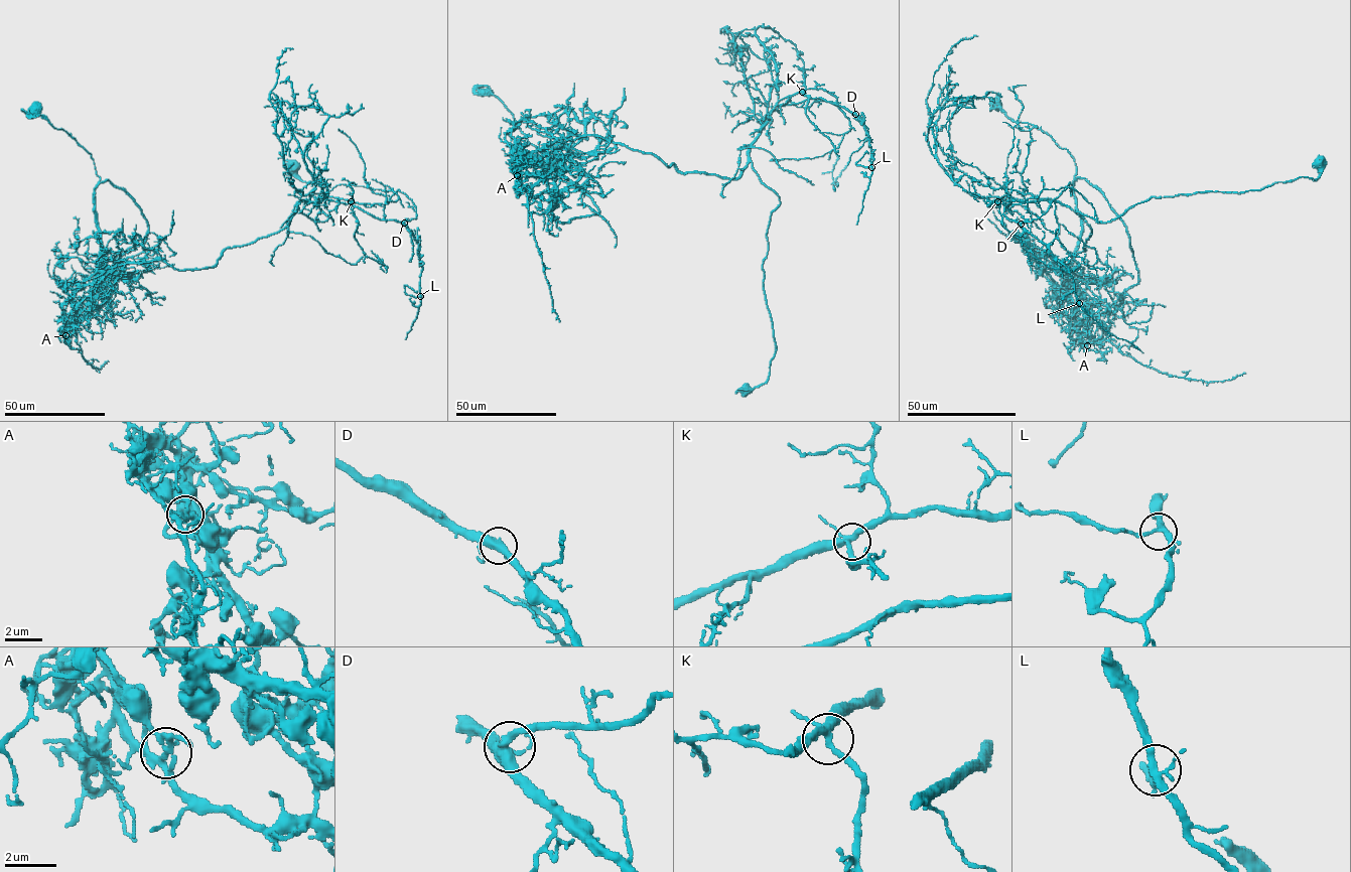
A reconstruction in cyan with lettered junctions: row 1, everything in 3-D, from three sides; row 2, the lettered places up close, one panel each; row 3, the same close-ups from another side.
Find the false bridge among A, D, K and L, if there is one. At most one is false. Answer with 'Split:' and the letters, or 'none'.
Split: A

